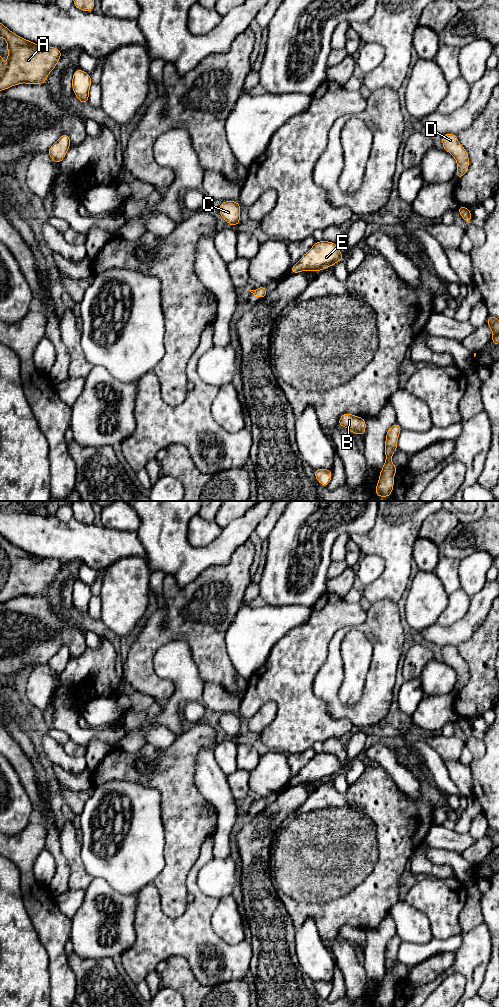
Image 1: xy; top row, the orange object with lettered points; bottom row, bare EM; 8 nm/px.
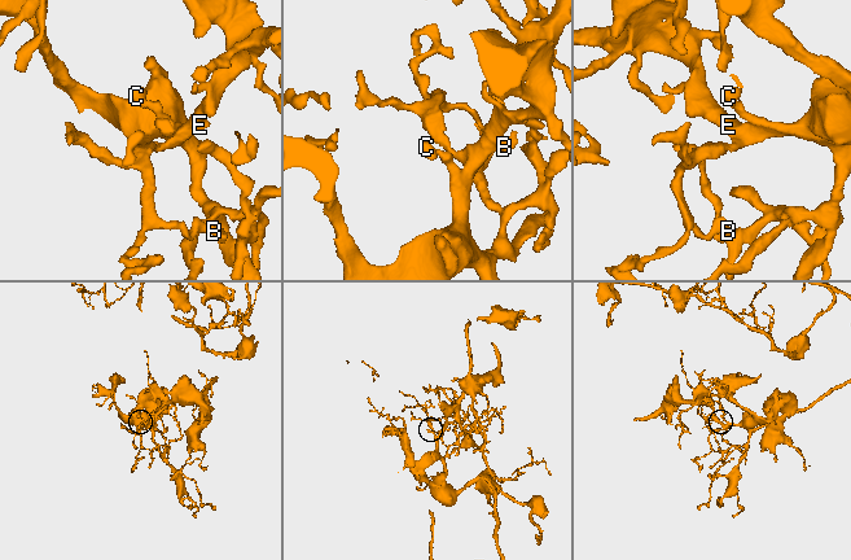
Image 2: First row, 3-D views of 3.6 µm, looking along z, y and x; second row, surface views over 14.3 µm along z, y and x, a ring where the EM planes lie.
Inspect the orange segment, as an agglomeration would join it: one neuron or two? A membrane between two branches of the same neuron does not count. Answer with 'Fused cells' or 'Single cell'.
Single cell

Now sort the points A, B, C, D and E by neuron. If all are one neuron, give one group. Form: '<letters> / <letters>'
A B C D E

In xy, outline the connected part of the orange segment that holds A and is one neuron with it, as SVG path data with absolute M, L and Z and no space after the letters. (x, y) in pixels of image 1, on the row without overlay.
M0 534L0 549L7 553L7 581L0 567L0 603L26 595L43 596L62 568L61 562L40 558L10 543Z

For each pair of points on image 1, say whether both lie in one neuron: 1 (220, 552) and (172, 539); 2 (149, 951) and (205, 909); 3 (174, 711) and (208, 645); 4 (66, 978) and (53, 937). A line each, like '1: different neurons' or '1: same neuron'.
1: same neuron
2: same neuron
3: different neurons
4: same neuron

